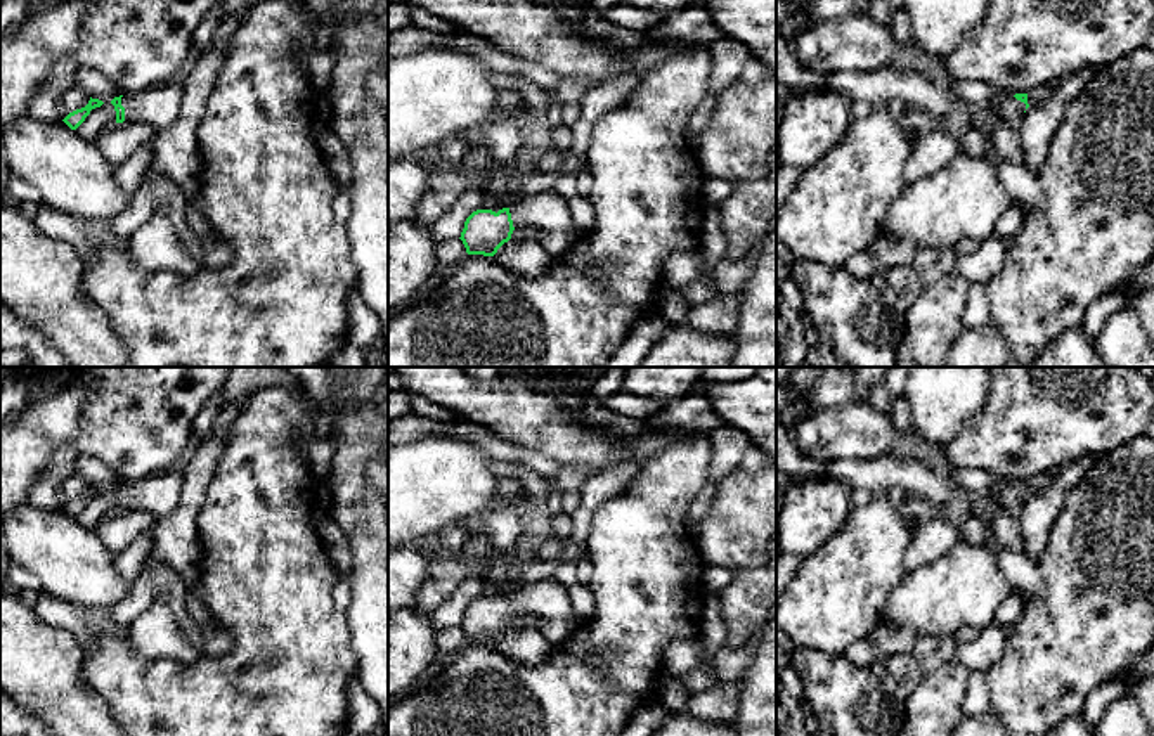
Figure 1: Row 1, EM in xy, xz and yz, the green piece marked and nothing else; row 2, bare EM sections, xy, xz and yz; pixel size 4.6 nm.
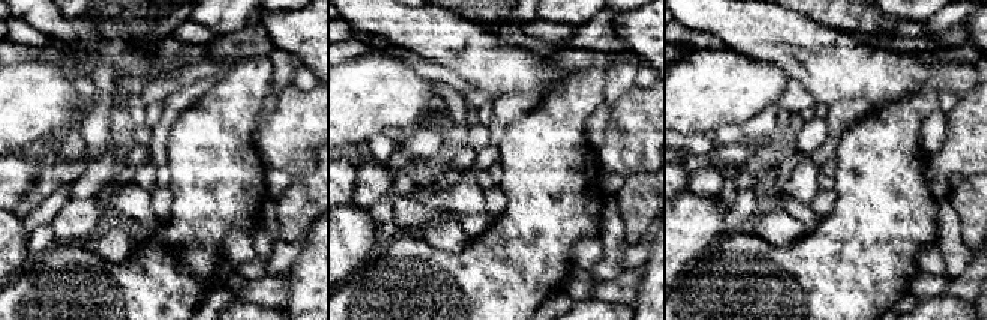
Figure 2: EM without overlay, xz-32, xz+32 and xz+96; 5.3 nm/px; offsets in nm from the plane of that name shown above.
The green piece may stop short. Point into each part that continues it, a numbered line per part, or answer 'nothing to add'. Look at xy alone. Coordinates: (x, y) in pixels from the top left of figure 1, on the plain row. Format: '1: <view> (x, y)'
1: xy (160, 494)

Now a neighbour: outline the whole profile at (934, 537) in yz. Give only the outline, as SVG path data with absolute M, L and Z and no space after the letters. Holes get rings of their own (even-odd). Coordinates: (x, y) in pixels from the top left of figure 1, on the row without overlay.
M934 516L922 521L906 547L903 559L904 573L943 558L960 539L960 523L953 518Z

